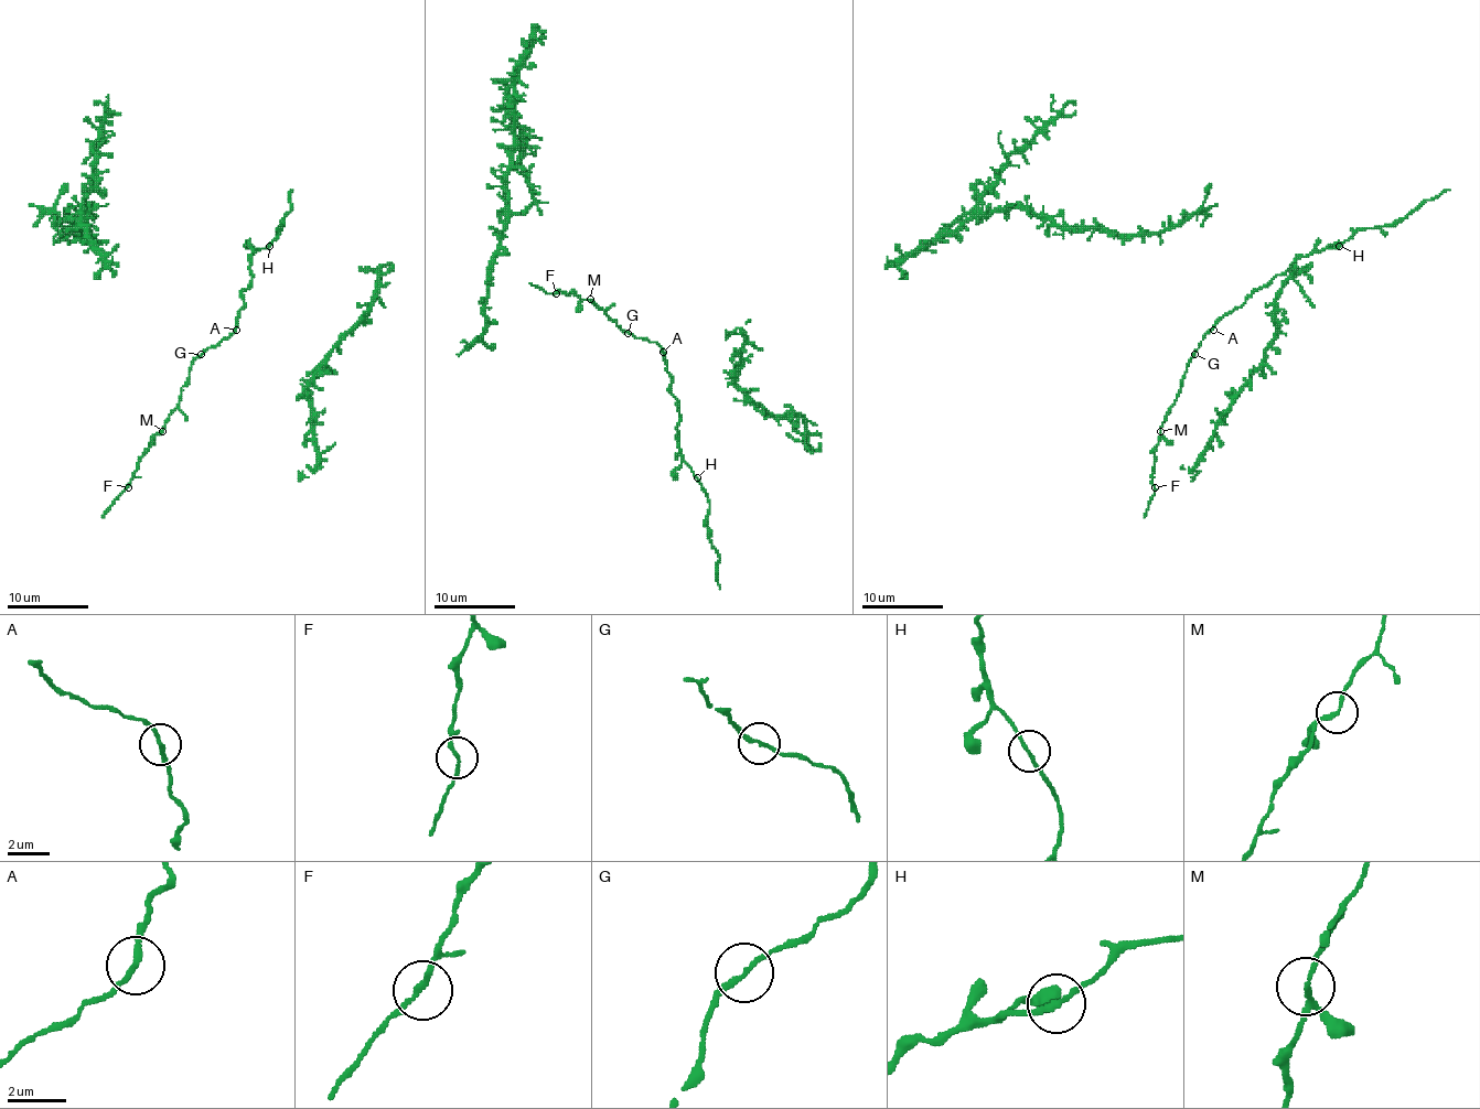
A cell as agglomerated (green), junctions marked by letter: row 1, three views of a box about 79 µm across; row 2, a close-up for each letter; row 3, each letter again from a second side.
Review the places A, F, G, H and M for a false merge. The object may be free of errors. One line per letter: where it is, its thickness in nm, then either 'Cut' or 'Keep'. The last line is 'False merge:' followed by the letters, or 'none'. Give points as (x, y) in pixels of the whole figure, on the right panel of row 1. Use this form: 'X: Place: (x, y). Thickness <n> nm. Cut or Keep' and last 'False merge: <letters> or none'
A: Place: (1213, 330). Thickness 170 nm. Keep
F: Place: (1155, 487). Thickness 170 nm. Keep
G: Place: (1194, 354). Thickness 160 nm. Keep
H: Place: (1339, 246). Thickness 160 nm. Keep
M: Place: (1160, 431). Thickness 150 nm. Keep
False merge: none

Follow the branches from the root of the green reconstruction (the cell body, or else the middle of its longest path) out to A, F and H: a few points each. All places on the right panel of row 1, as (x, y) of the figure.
A: (1191, 357), (1203, 337), (1213, 330)
F: (1191, 357), (1180, 391), (1160, 429), (1155, 453), (1155, 487)
H: (1191, 357), (1203, 337), (1225, 315), (1282, 275), (1298, 258), (1339, 246)

